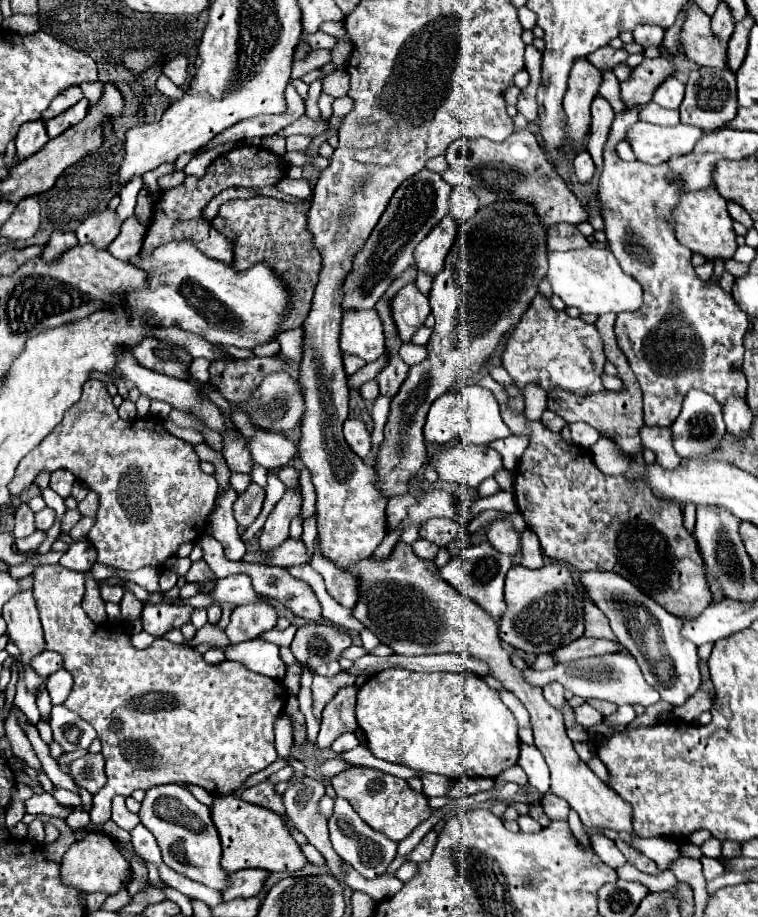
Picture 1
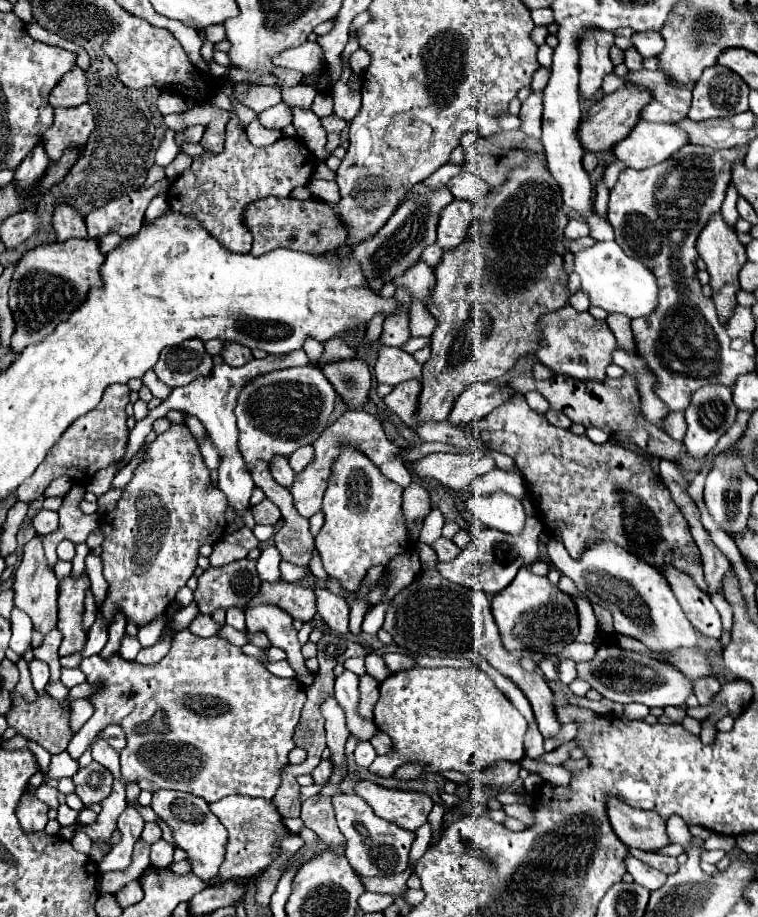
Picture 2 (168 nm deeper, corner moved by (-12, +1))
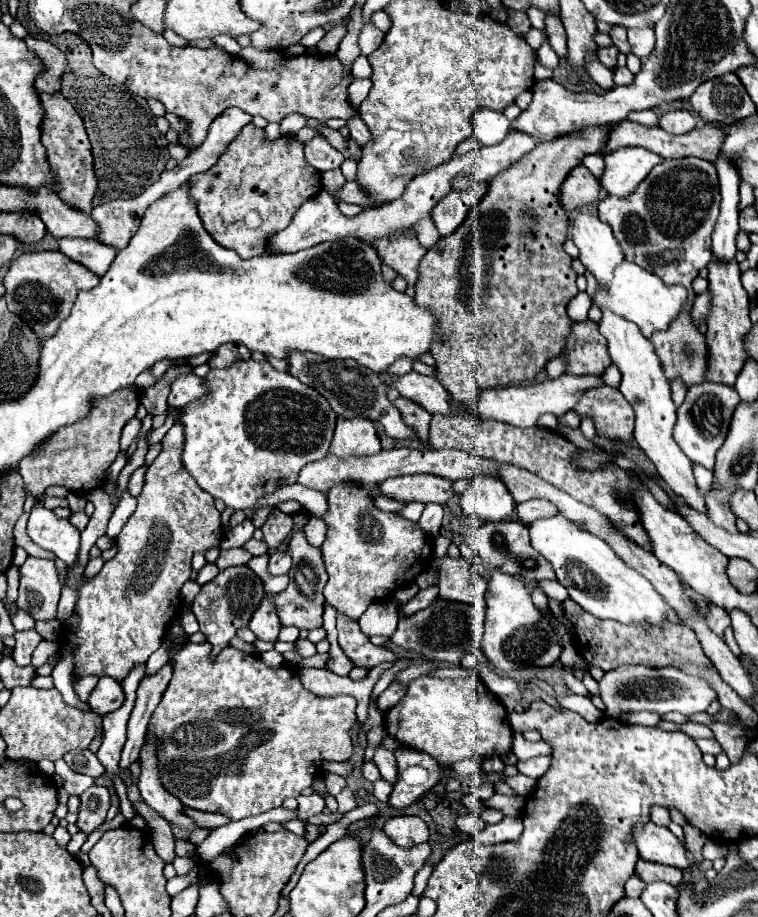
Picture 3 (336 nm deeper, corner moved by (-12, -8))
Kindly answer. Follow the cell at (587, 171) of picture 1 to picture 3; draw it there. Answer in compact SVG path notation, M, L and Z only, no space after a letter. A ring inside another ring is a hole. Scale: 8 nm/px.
M579 164L569 172L565 184L561 186L561 204L565 210L573 210L597 200L597 194L599 180L583 164Z

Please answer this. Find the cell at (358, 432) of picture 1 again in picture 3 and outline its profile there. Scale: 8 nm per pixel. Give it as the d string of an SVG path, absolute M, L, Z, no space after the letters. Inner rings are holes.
M339 418L329 454L337 458L349 456L371 456L381 452L381 442L377 438L375 426L367 418Z

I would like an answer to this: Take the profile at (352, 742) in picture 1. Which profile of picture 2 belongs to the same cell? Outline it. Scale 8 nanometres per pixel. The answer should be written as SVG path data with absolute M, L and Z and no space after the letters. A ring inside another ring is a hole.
M361 741L361 743L357 745L357 749L355 749L353 757L355 757L355 763L357 763L359 767L369 767L369 765L373 763L373 759L377 757L377 751L373 749L373 745L371 745L371 743Z

